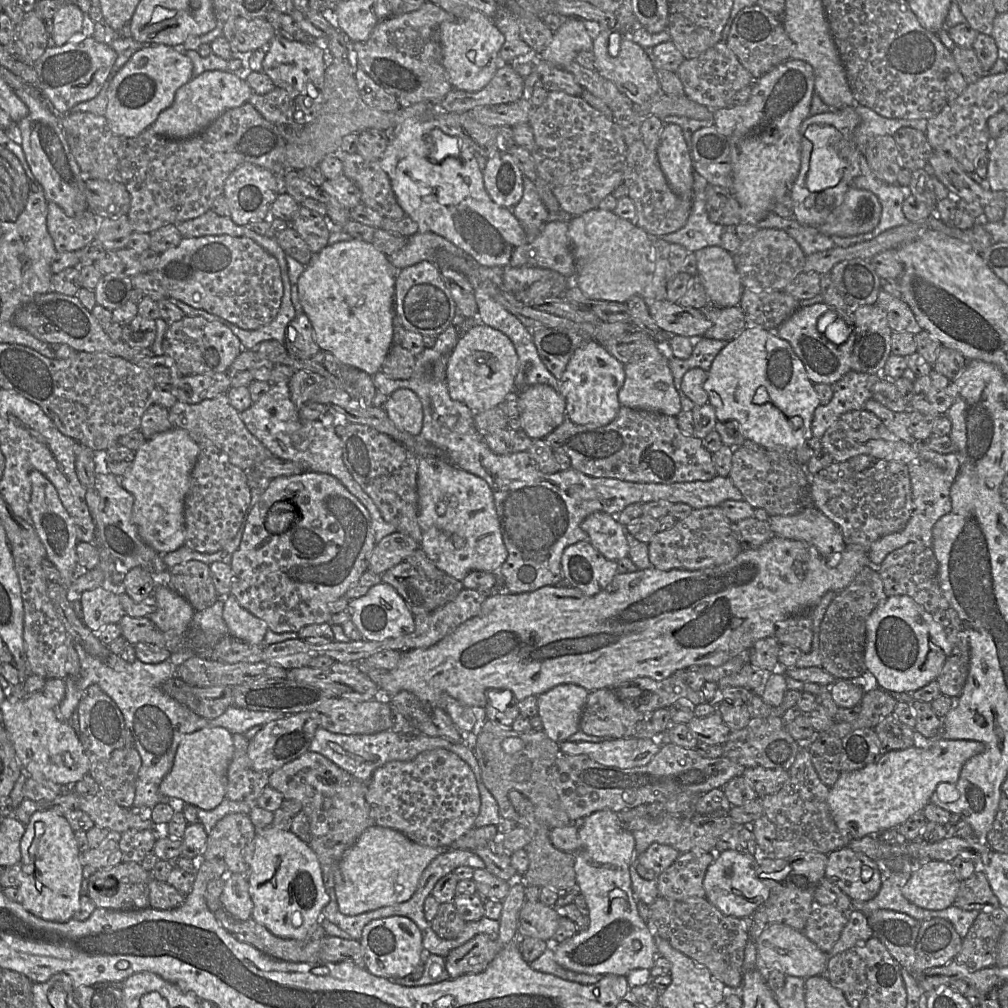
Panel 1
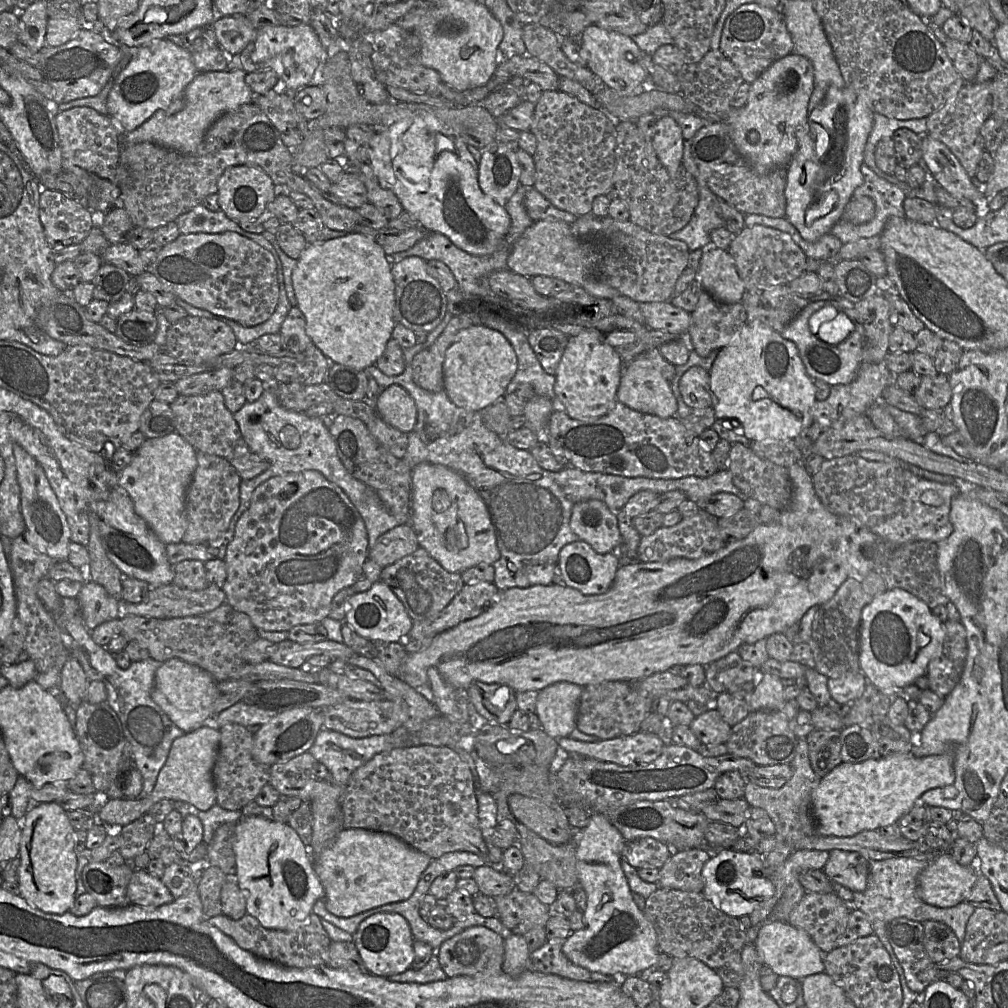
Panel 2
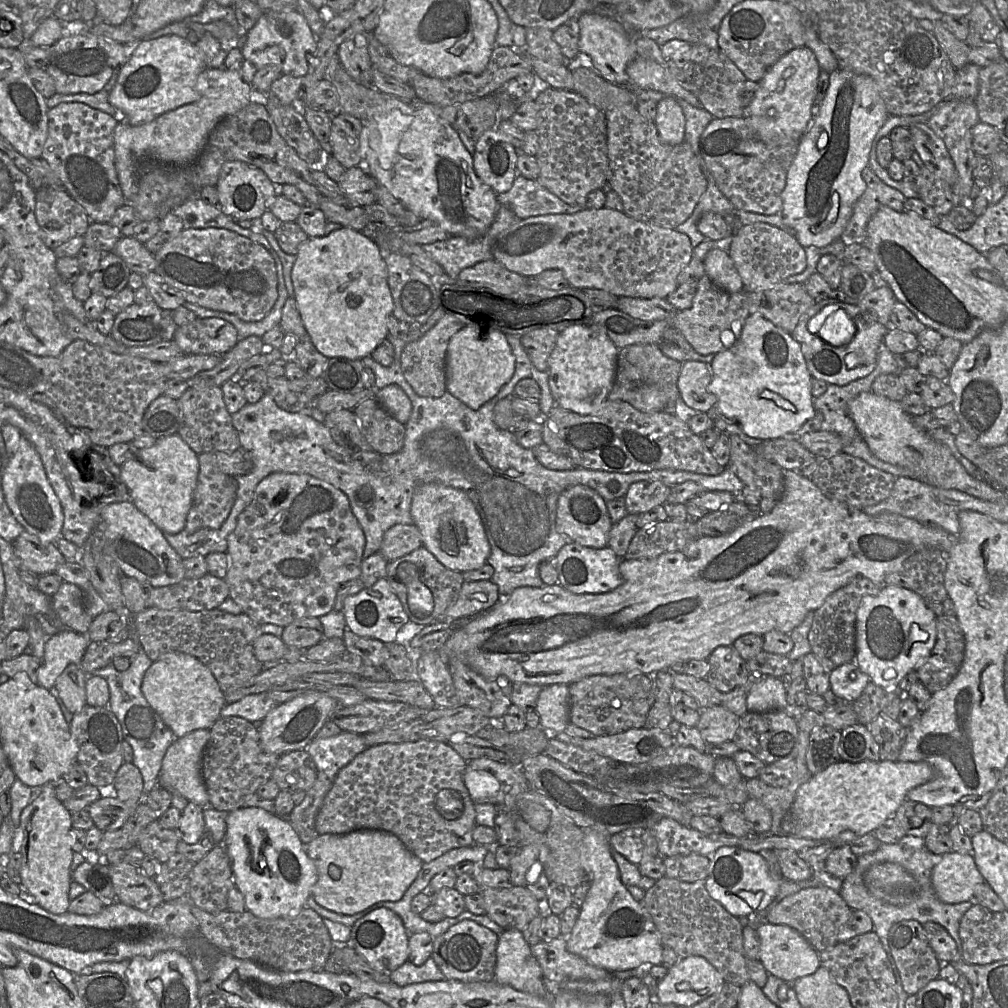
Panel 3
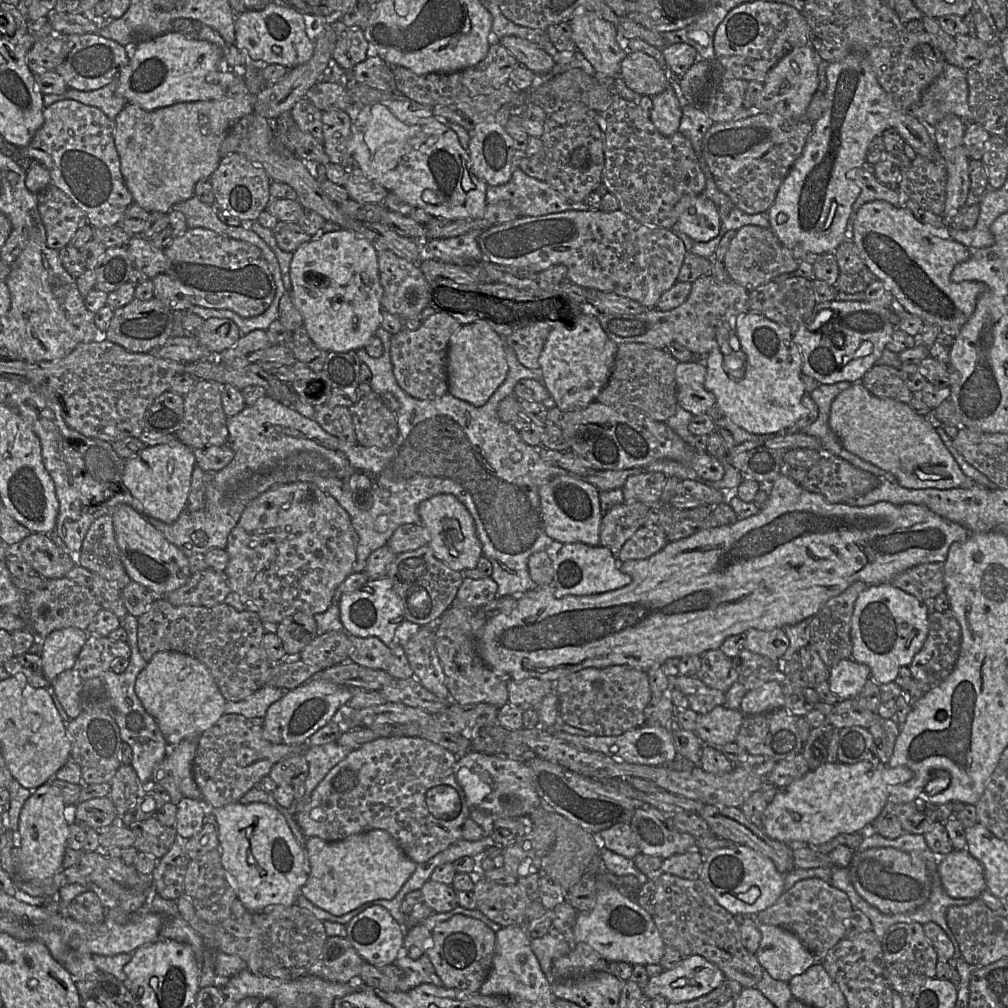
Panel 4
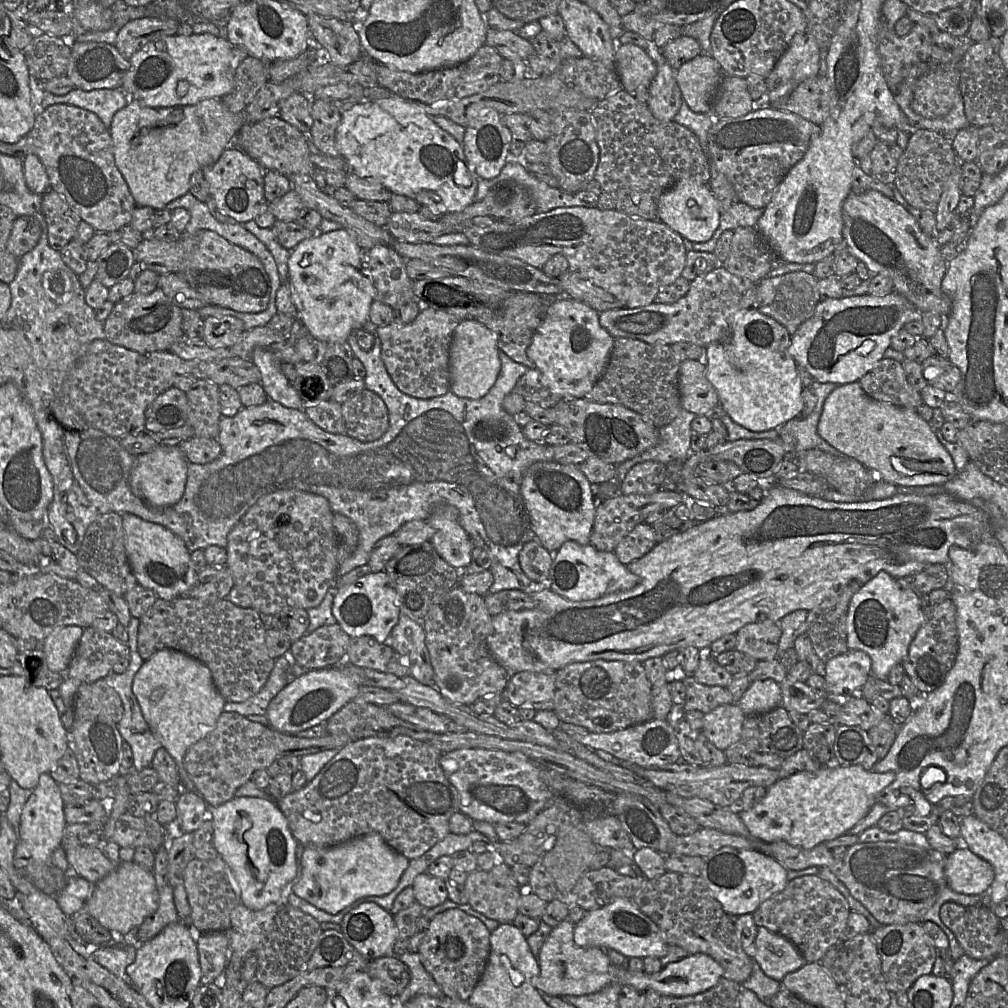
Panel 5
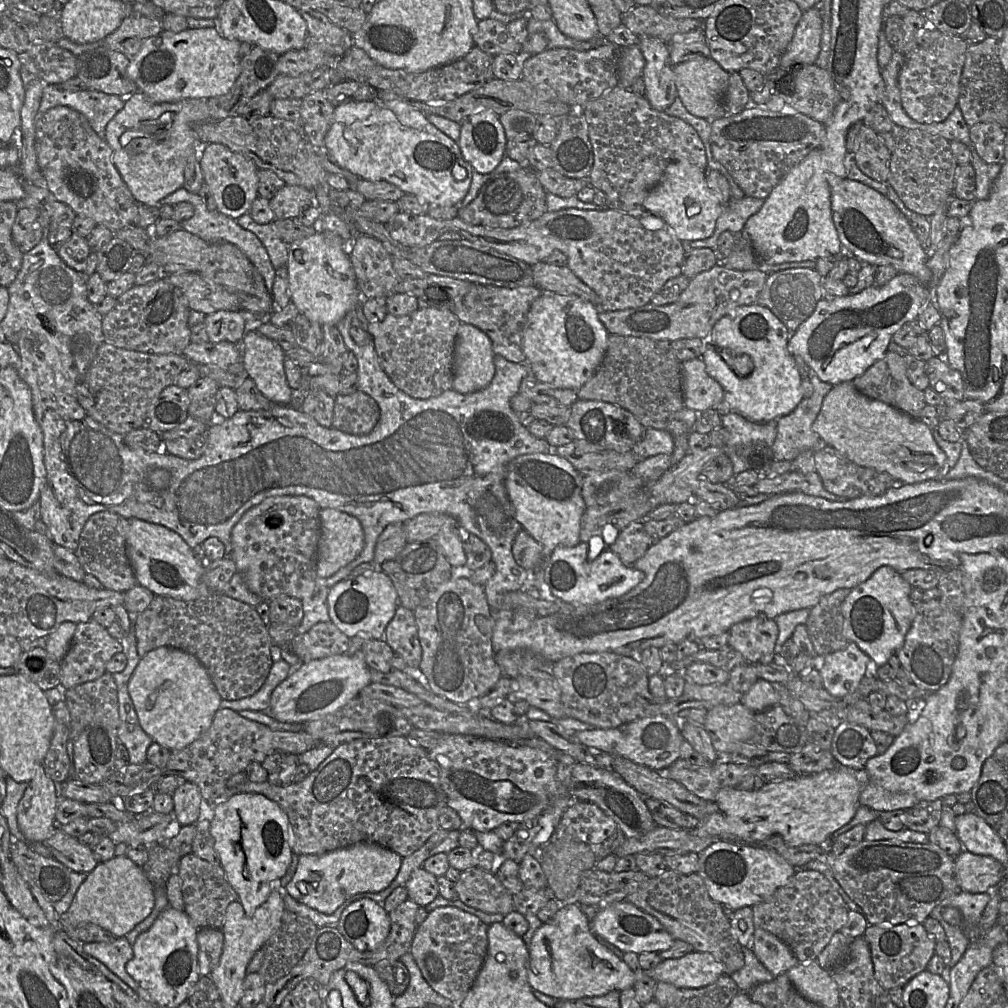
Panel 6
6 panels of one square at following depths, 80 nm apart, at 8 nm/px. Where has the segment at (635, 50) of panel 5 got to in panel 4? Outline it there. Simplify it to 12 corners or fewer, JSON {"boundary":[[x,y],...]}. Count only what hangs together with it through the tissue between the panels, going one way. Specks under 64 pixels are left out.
{"boundary":[[627,51],[619,76],[628,88],[654,96],[669,86],[680,101],[689,103],[681,77],[669,77],[644,52]]}

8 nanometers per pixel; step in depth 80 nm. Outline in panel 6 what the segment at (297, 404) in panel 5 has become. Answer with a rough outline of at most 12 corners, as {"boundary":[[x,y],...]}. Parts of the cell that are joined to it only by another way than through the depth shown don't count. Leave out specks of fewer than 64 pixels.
{"boundary":[[256,329],[240,345],[241,362],[273,404],[290,406],[285,352]]}

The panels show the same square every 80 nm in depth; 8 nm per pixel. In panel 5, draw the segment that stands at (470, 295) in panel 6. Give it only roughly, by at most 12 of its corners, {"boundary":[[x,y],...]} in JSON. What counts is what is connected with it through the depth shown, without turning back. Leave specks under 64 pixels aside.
{"boundary":[[513,292],[474,320],[500,351],[534,368],[527,348],[552,301]]}

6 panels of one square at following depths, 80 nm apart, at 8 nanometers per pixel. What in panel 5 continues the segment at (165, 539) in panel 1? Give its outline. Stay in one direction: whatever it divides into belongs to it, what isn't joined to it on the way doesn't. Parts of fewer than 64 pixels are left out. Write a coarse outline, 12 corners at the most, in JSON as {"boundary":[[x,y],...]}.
{"boundary":[[179,445],[136,457],[130,488],[153,507],[185,492],[188,464]]}

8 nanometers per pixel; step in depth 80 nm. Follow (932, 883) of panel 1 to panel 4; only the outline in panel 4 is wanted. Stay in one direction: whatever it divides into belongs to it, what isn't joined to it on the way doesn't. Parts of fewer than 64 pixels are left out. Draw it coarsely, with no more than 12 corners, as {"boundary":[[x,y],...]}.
{"boundary":[[967,849],[940,857],[938,873],[952,898],[987,889],[983,866]]}

